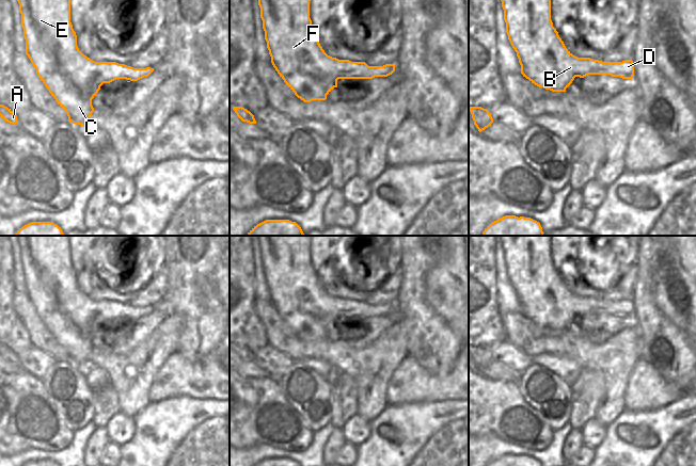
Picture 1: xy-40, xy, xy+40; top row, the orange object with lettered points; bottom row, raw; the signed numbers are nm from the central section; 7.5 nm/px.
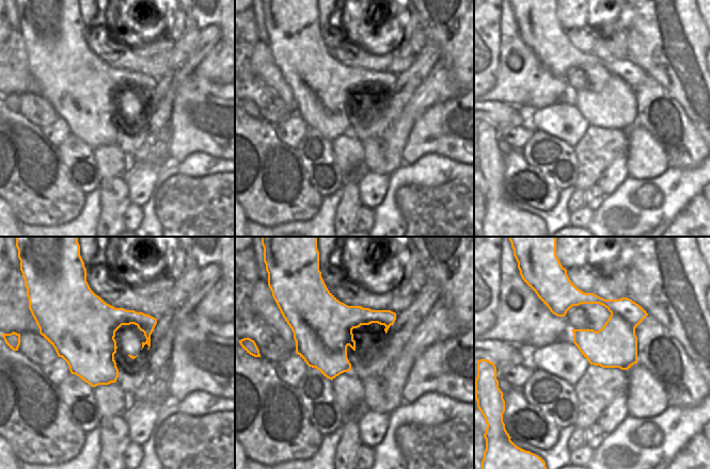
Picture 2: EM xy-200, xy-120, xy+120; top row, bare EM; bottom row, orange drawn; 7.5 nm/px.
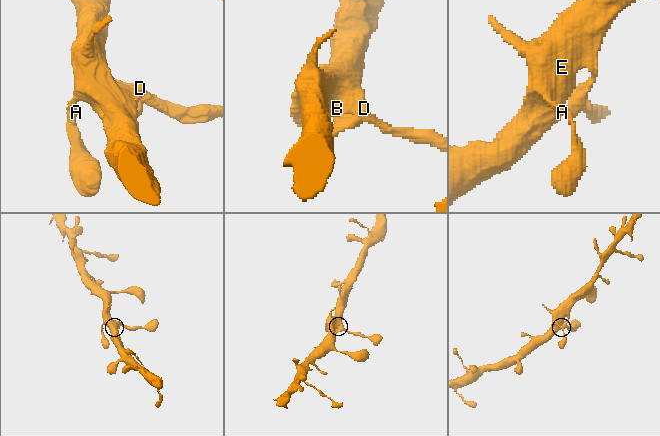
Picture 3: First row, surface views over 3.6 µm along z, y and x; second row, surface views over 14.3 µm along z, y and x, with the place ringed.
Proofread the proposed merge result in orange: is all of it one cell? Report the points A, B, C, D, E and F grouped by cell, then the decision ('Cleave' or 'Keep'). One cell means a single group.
Groups: A B C D E F. Keep

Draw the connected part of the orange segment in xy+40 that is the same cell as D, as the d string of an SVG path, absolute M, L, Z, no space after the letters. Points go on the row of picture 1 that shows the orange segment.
M501 0L506 22L508 39L517 52L521 74L532 83L552 92L566 92L575 77L588 75L610 75L622 79L632 79L634 63L602 62L590 58L578 58L565 46L551 20L551 0Z

